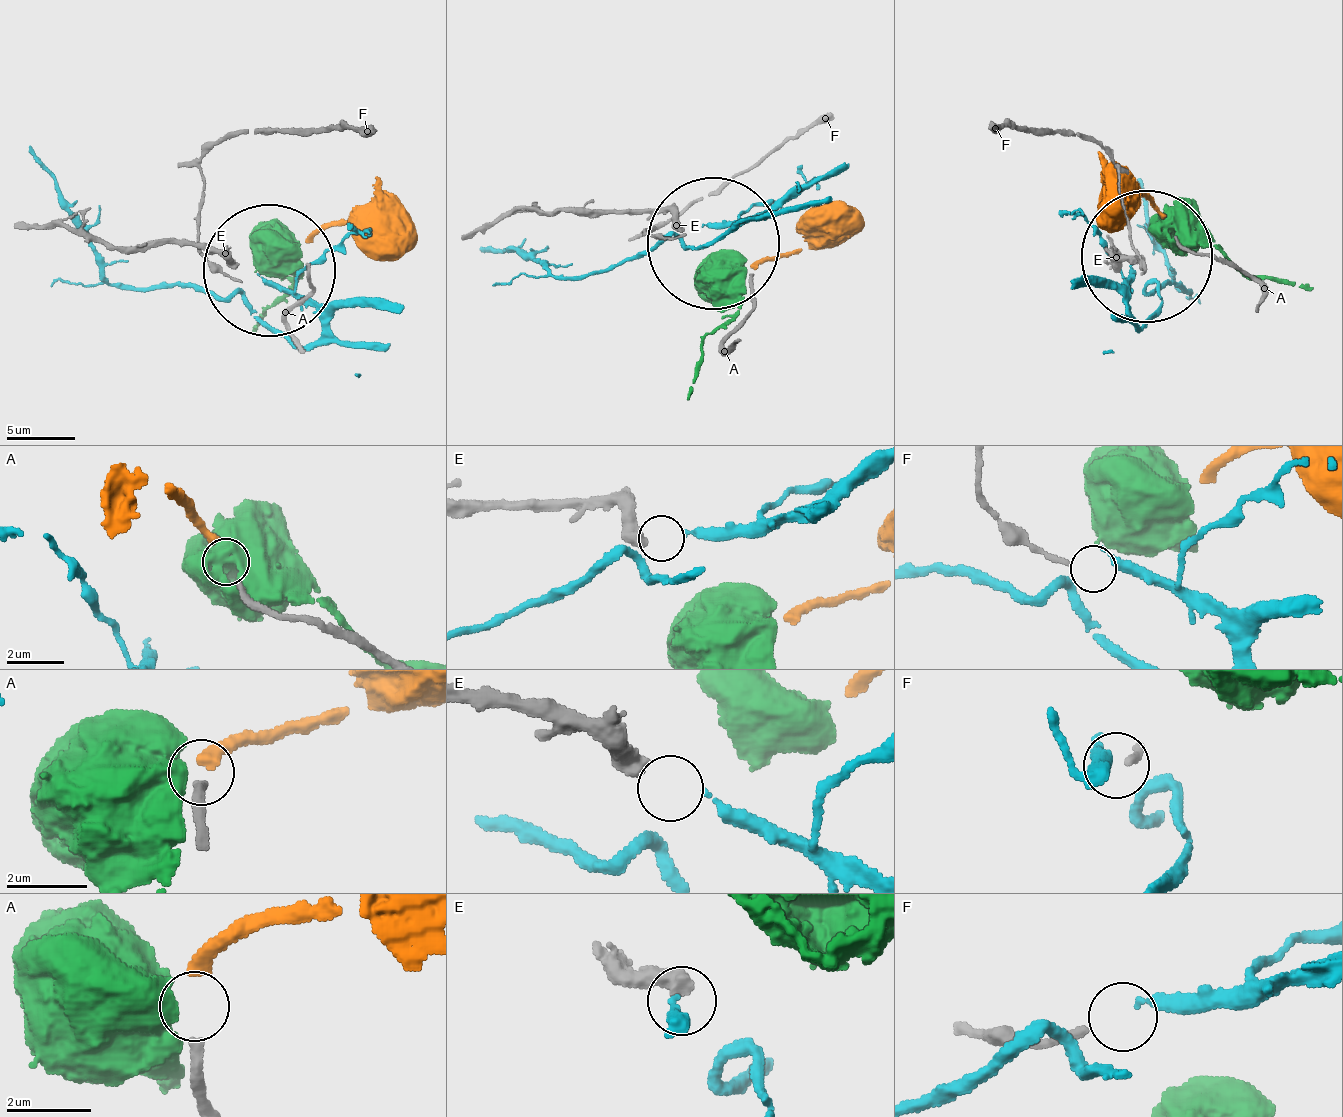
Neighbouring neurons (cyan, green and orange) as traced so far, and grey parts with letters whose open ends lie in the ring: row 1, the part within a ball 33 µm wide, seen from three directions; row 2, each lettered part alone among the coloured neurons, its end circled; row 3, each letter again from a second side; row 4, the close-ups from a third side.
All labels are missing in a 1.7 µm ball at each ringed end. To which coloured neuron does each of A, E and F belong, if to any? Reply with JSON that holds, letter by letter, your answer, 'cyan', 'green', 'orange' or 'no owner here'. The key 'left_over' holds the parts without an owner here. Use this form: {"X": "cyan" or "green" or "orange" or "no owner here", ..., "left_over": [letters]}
{"A": "orange", "E": "cyan", "F": "no owner here", "left_over": ["F"]}

